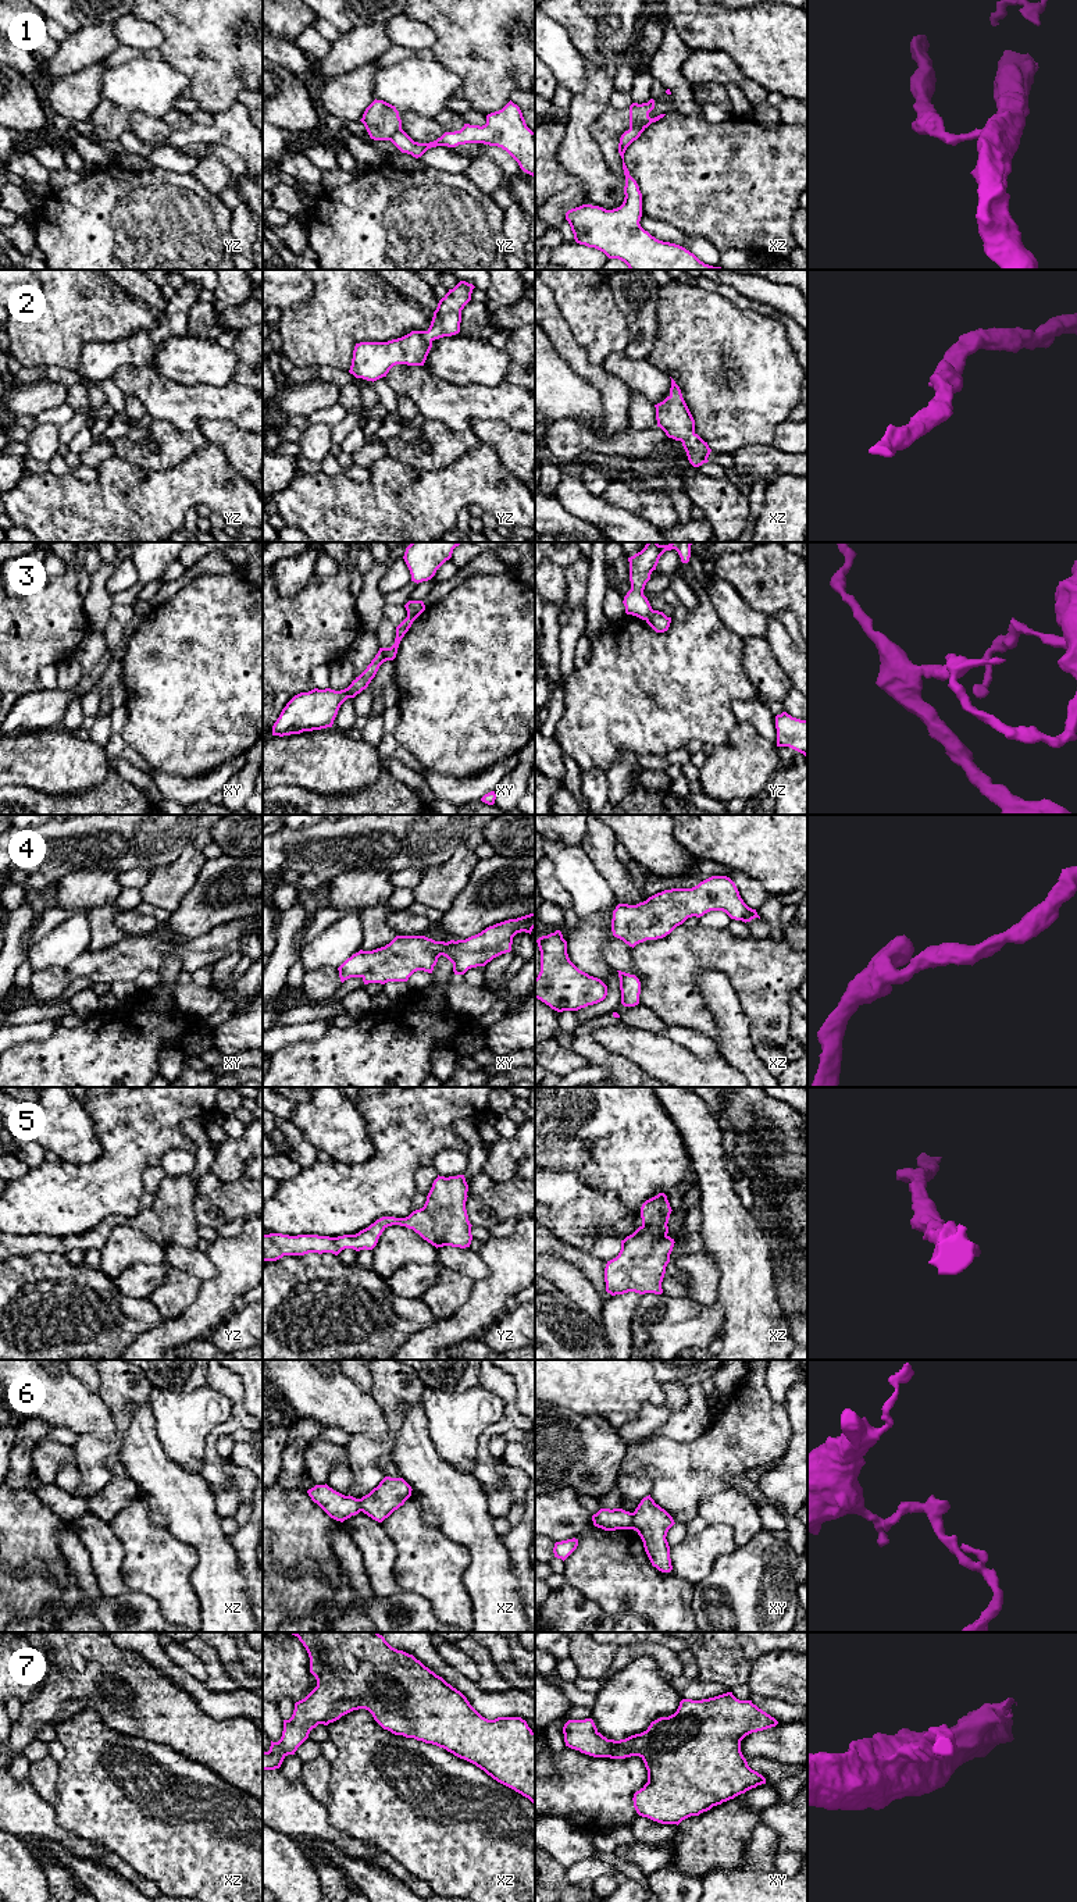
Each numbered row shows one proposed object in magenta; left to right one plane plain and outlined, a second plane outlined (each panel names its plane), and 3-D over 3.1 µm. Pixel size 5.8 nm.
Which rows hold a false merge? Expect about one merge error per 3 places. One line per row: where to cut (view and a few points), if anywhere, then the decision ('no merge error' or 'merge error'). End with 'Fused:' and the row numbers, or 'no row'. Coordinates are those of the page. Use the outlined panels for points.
1: xz (644, 127), (630, 128) | merge error
2: no cut | no merge error
3: yz (653, 611), (645, 619) | merge error
4: no cut | no merge error
5: no cut | no merge error
6: xy (631, 1513), (632, 1528) | merge error
7: no cut | no merge error
Fused: 1, 3, 6

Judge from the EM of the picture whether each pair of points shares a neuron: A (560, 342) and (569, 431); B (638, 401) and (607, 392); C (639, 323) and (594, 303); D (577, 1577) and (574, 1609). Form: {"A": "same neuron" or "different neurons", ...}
{"A": "different neurons", "B": "different neurons", "C": "different neurons", "D": "different neurons"}

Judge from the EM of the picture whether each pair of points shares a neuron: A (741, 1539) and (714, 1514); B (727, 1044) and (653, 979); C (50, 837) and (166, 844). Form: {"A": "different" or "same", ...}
{"A": "same", "B": "different", "C": "same"}

